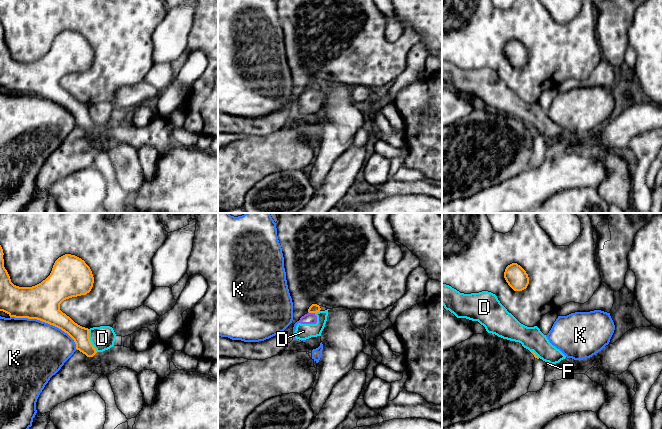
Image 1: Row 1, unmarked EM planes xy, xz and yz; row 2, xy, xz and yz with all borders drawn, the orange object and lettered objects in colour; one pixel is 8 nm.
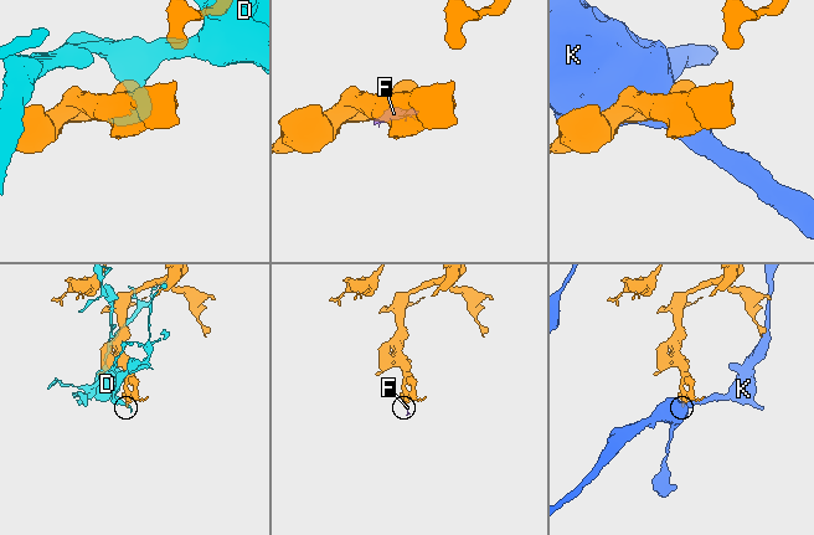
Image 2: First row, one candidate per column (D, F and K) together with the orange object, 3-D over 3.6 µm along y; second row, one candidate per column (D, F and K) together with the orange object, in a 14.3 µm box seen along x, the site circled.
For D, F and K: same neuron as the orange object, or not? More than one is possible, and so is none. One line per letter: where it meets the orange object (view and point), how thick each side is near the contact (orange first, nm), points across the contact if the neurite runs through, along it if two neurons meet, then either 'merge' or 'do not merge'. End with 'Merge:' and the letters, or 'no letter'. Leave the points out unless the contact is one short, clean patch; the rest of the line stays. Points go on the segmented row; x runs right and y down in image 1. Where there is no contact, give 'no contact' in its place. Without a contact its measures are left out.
D: contact xy (89, 340); calibres 140 and 190 nm; do not merge
F: contact xz (311, 312); calibres 80 and 100 nm; border xz (308, 311), (314, 313); do not merge
K: contact xy (46, 322); calibres 280 and 480 nm; do not merge
Merge: no letter

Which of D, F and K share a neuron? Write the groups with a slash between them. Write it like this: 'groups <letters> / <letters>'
groups D F / K

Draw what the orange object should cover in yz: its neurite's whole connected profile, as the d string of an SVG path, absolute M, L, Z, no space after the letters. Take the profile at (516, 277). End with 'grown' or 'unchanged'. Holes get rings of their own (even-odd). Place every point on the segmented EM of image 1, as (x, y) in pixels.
M512 263L506 267L504 278L514 291L522 291L526 289L529 284L528 274L517 263Z; unchanged

